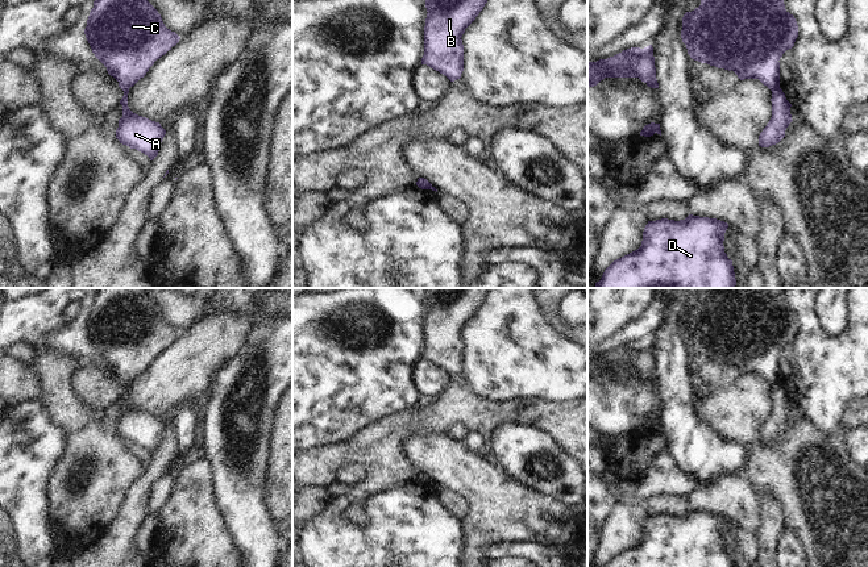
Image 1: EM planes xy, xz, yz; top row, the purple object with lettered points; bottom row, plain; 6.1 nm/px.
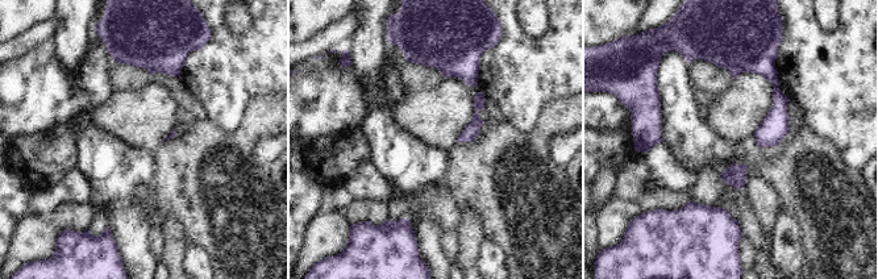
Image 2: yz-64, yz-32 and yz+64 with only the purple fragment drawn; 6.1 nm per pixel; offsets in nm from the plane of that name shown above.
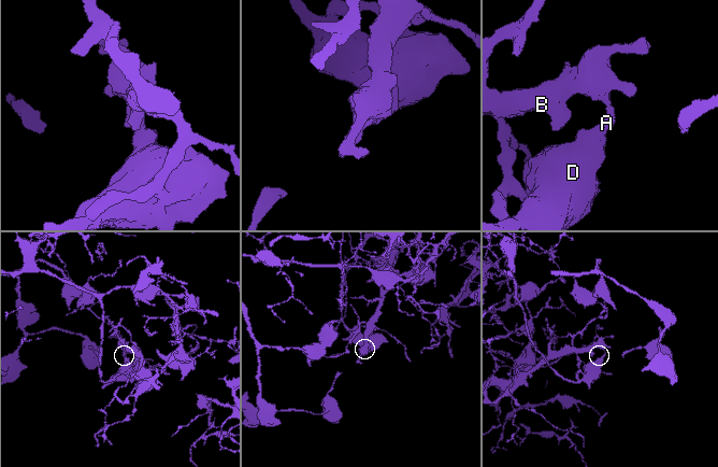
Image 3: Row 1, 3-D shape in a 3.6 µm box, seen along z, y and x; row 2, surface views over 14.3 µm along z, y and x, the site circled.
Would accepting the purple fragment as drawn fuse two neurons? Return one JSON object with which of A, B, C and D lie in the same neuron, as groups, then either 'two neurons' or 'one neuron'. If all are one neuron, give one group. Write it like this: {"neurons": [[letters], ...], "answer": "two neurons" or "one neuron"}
{"neurons": [["A", "D"], ["B", "C"]], "answer": "two neurons"}

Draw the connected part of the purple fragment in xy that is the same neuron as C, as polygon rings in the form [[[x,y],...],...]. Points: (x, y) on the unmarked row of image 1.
[[[146,288],[95,289],[84,329],[95,351],[119,376],[119,382],[126,385],[144,372],[154,357],[171,345],[180,332],[165,321],[158,305],[148,296]]]

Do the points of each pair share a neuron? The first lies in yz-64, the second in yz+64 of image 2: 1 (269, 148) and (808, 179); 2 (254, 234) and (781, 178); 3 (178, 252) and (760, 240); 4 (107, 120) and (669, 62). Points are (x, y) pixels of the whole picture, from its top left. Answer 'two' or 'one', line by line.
1: two
2: one
3: two
4: two

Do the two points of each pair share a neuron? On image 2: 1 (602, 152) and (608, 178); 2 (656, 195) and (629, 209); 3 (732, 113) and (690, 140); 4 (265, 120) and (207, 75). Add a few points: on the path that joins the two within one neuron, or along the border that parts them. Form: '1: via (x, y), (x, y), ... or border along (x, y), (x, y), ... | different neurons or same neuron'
1: border along (602, 166), (614, 170) | different neurons
2: border along (637, 203), (643, 211) | different neurons
3: border along (707, 123), (719, 137), (729, 142) | different neurons
4: border along (274, 94), (253, 98), (244, 121), (232, 133) | different neurons

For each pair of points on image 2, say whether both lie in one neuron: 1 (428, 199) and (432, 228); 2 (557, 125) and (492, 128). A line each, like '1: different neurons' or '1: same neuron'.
1: different neurons
2: same neuron

